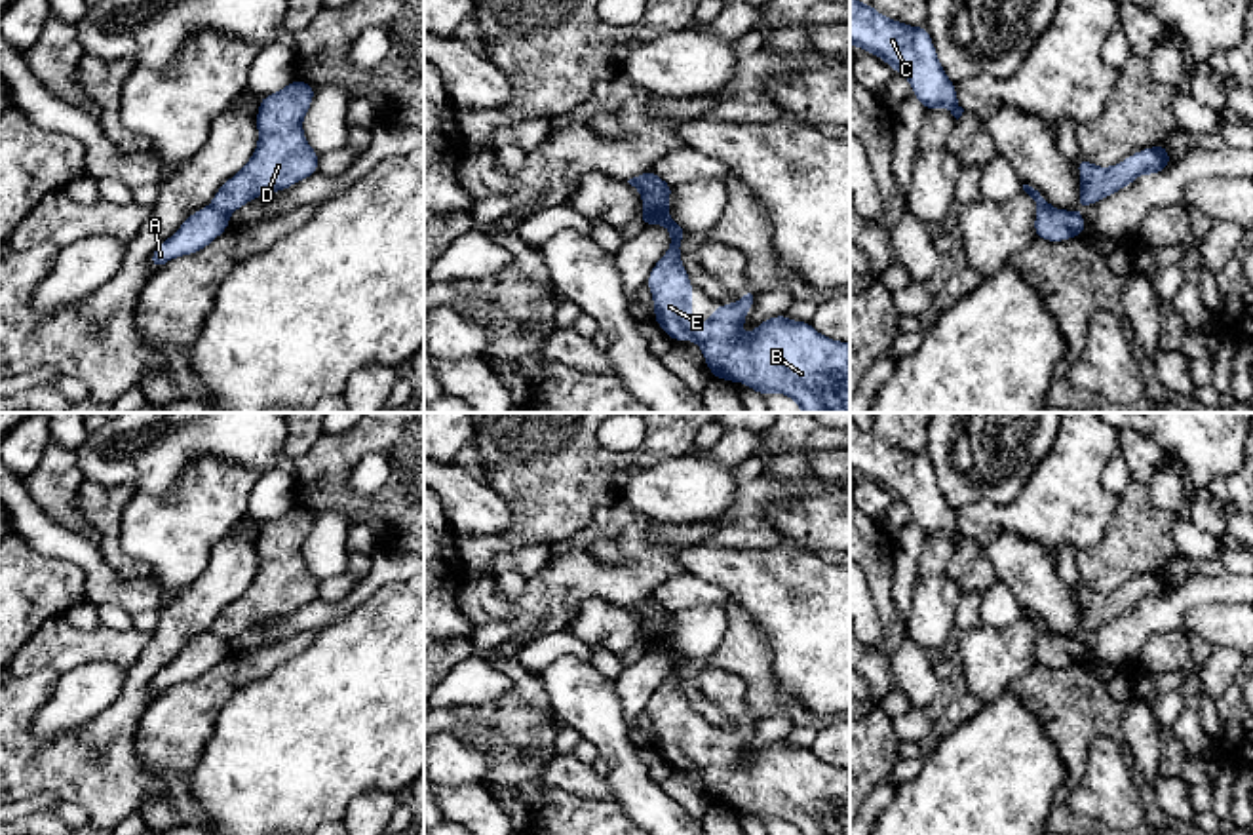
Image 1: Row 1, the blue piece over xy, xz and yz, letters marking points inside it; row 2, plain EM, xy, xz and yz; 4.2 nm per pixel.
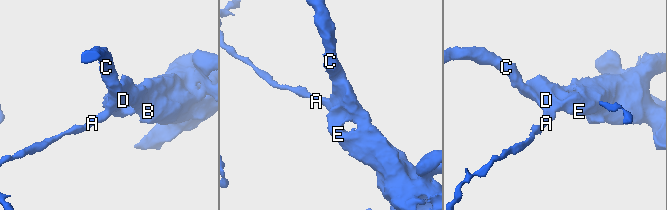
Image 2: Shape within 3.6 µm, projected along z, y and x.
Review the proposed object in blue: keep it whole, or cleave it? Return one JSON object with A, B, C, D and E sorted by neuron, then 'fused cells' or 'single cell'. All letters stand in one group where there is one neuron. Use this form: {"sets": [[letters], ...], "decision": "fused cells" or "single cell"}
{"sets": [["A"], ["B", "C", "D", "E"]], "decision": "fused cells"}

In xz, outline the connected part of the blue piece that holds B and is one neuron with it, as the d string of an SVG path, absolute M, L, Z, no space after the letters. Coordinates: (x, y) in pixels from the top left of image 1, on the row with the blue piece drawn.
M652 169L639 175L645 192L641 224L664 224L669 230L669 249L652 266L646 285L654 301L654 320L671 340L694 340L713 373L713 379L747 384L757 394L770 392L793 398L800 413L850 413L850 342L839 342L818 333L810 321L795 321L785 314L761 321L749 337L742 335L747 310L757 293L747 289L740 301L719 304L700 327L692 323L692 282L681 262L681 242L686 230L669 217L673 186Z

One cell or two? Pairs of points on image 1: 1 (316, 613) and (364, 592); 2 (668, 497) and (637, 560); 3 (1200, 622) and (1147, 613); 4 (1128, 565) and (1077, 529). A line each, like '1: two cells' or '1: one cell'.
1: one cell
2: two cells
3: two cells
4: two cells

